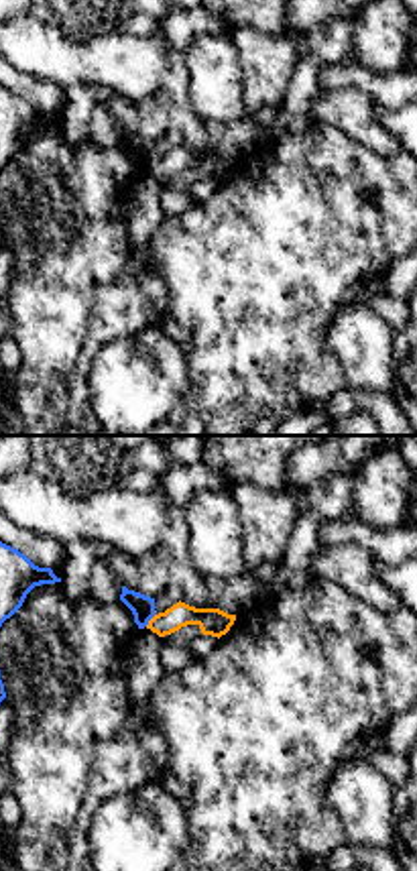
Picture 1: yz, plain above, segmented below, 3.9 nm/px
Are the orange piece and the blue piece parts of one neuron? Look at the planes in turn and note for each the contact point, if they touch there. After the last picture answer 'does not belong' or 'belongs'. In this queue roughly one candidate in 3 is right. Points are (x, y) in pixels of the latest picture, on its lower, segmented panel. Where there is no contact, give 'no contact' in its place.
meets orange at (149, 621)

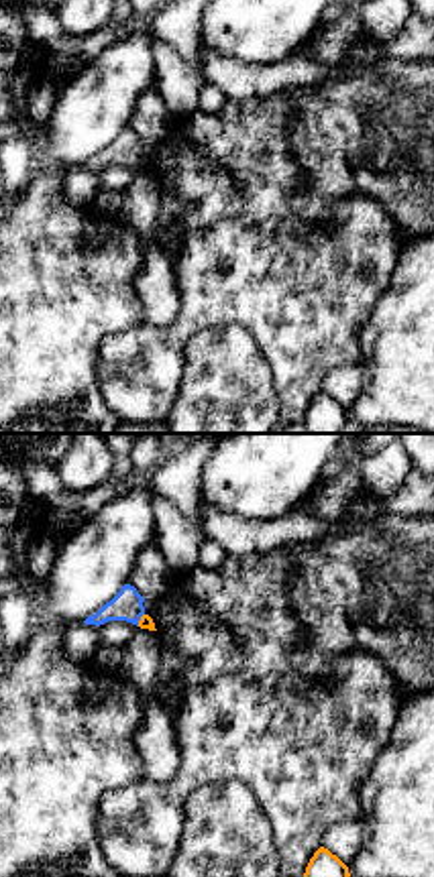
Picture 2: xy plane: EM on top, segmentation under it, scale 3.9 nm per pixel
meets orange at (141, 619)

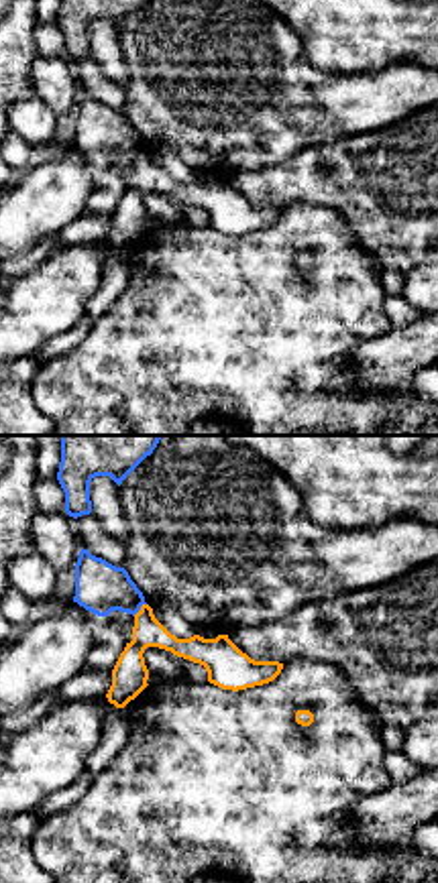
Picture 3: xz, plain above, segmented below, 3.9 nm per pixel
meets orange at (141, 609)

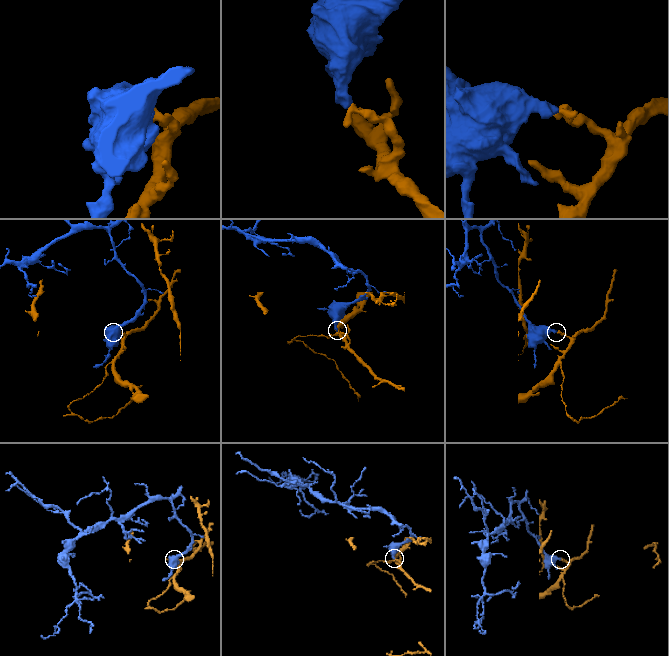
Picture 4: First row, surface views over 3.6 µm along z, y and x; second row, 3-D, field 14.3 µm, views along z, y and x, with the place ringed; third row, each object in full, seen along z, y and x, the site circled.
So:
does not belong

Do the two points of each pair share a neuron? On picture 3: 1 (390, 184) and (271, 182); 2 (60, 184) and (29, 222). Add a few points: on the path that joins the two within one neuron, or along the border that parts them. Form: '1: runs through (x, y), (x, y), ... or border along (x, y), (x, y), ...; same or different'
1: runs through (361, 182), (300, 182); same
2: runs through (49, 194), (31, 212); same

